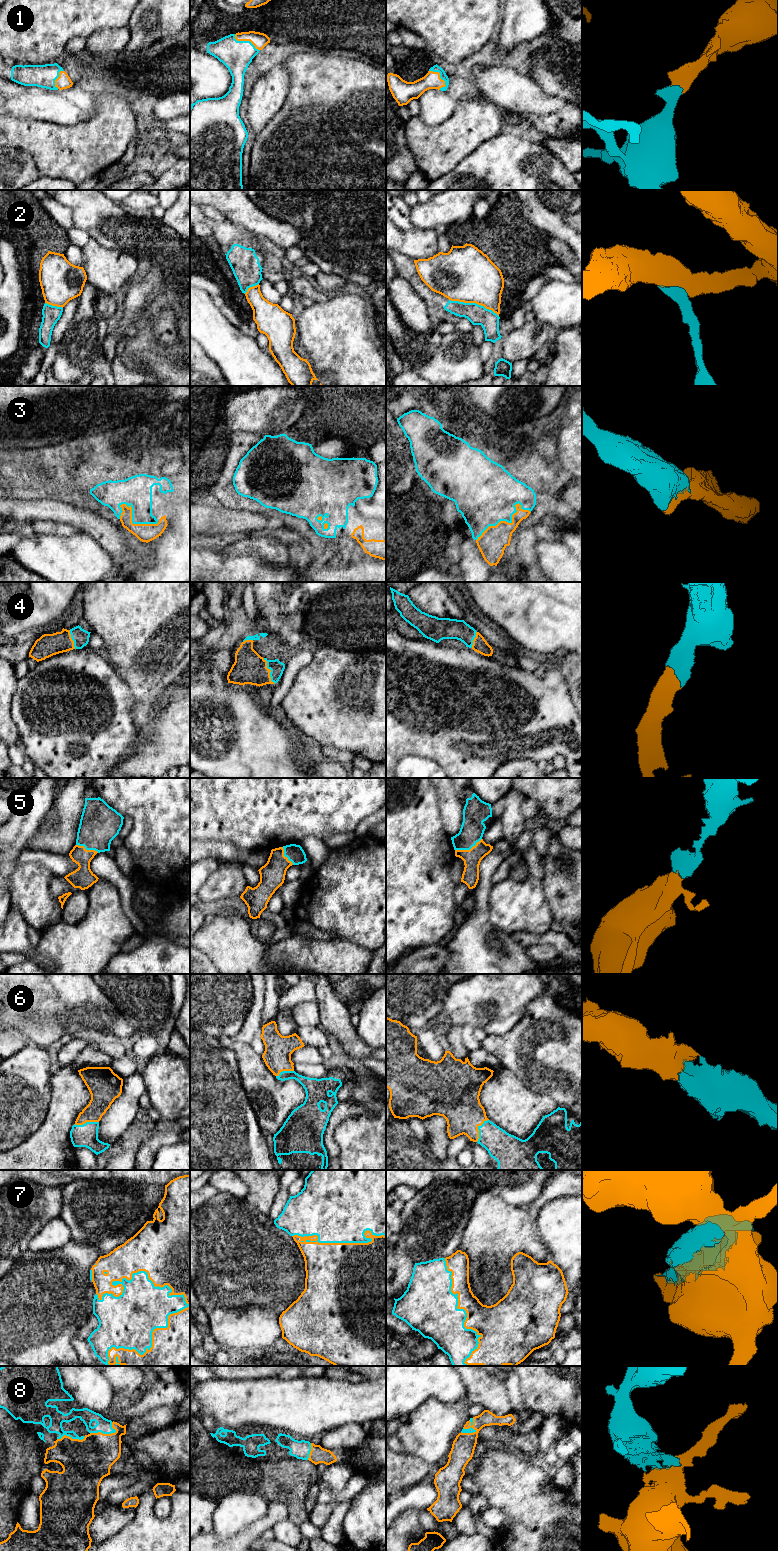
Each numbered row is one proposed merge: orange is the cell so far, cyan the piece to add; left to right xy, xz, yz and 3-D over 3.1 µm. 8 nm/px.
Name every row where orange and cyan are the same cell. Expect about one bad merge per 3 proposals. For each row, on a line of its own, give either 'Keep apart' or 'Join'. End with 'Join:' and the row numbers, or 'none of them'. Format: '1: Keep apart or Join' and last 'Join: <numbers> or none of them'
1: Join
2: Keep apart
3: Join
4: Join
5: Join
6: Join
7: Join
8: Join
Join: 1, 3, 4, 5, 6, 7, 8

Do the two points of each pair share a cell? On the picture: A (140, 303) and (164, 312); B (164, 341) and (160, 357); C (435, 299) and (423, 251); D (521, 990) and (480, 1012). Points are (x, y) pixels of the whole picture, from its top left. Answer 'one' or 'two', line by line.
A: two
B: two
C: two
D: one

